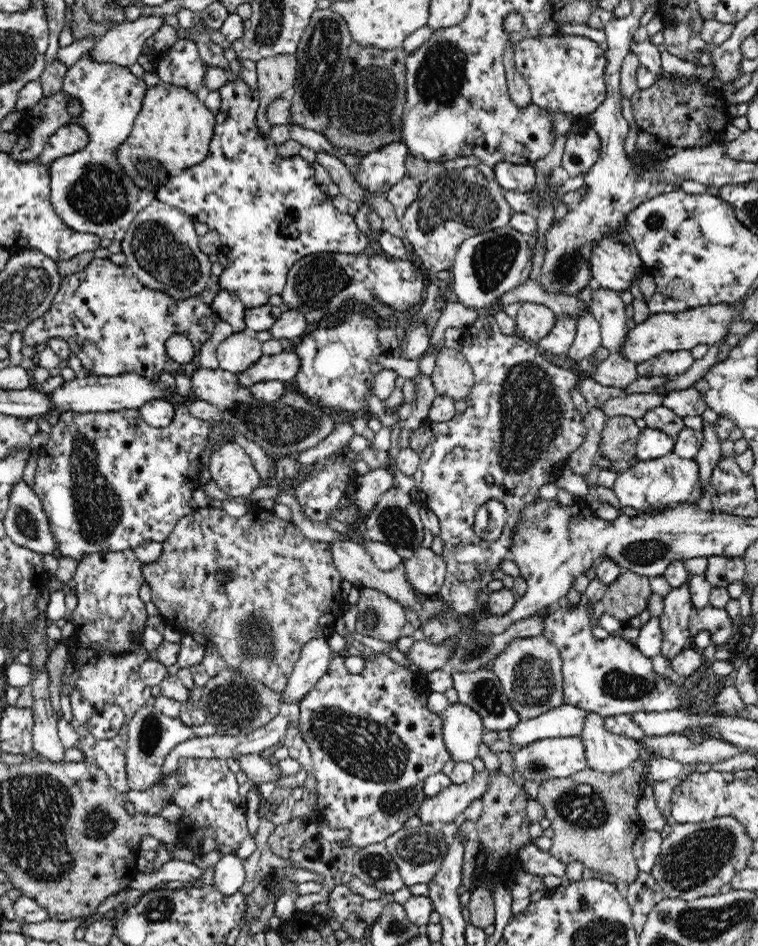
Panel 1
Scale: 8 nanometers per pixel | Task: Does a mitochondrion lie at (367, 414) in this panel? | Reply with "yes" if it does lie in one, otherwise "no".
no

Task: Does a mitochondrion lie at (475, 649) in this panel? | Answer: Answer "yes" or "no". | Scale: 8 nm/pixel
yes

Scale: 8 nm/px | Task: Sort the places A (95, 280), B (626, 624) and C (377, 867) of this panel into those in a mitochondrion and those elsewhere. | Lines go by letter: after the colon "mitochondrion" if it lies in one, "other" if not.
A: other
B: other
C: mitochondrion

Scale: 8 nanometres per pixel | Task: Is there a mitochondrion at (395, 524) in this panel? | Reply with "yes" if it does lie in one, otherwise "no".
yes

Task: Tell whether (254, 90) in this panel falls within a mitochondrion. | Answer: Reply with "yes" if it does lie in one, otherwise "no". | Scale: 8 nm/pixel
no

